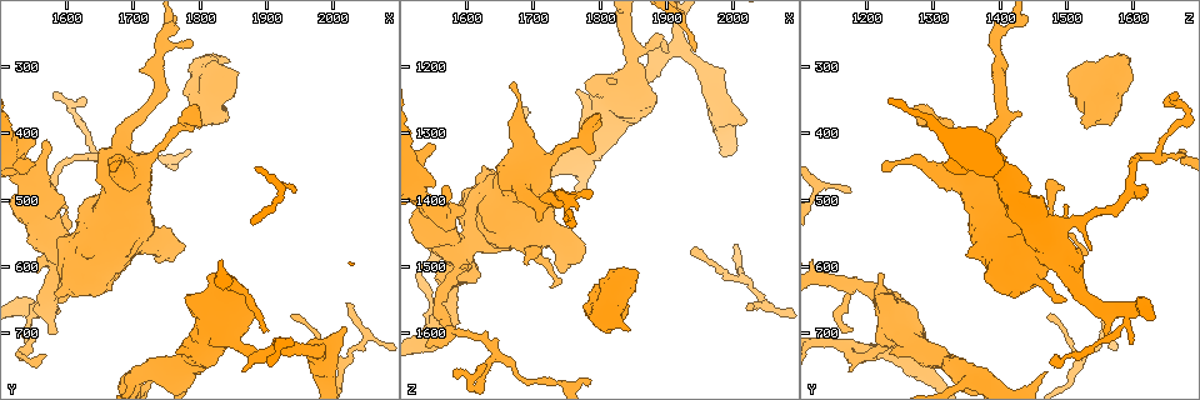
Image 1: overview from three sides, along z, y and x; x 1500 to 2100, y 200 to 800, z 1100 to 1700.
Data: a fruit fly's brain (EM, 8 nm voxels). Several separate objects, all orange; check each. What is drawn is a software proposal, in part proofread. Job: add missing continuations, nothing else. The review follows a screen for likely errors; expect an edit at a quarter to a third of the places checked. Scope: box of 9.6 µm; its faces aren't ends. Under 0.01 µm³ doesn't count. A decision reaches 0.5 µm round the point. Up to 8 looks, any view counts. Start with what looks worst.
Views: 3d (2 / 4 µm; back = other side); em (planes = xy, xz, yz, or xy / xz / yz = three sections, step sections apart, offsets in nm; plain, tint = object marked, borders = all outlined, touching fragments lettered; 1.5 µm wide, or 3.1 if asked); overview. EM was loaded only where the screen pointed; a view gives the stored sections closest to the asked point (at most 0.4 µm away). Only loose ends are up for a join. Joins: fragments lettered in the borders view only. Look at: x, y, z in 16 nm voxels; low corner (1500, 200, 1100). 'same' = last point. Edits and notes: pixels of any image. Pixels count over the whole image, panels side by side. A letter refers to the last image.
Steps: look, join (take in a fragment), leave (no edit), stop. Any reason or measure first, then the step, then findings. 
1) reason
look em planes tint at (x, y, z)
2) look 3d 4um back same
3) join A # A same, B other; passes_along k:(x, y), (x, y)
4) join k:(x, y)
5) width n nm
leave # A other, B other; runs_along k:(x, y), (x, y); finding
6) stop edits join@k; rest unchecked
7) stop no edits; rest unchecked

thick end
look 3d 2um back at (1845, 290, 1595)

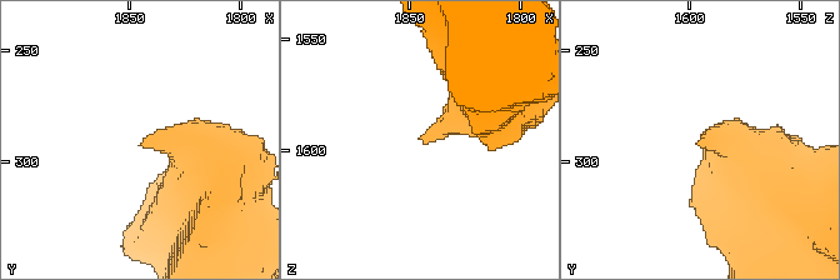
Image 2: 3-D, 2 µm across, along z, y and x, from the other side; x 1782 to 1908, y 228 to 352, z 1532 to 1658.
look em planes tint at (1843, 290, 1597)

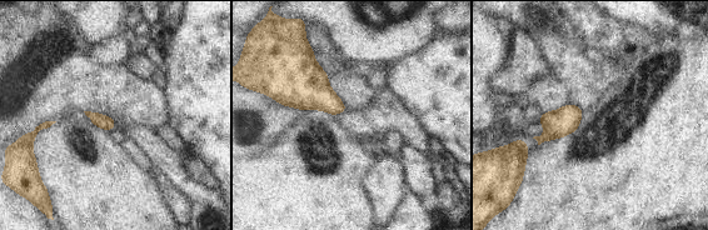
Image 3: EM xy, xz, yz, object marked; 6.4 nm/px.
look em planes borders same

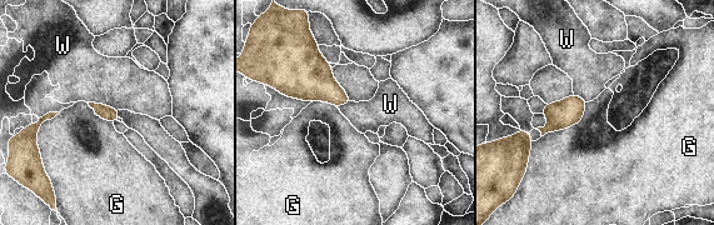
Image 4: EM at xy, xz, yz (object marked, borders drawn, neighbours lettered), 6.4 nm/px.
longest_contact G 360 nm
leave # G other, W other; border 4:(88, 101), (105, 104), (116, 110); none of them fits

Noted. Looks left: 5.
free end
look em planes borders at (1575, 415, 1375)

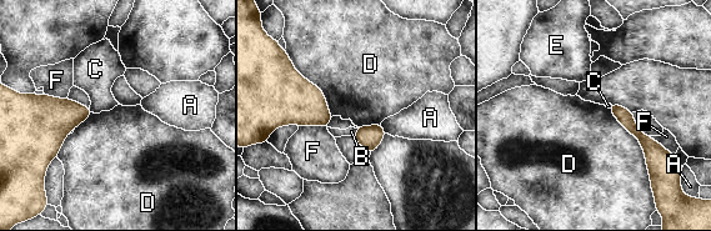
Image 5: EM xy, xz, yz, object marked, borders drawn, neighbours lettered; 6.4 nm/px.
leave # A other, B other, C other, D other, E other, F other; runs_along 5:(612, 106), (649, 145), (649, 157); no lettered fragment goes on from it

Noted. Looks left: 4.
tapers out
look em planes plain at (2020, 660, 1565)

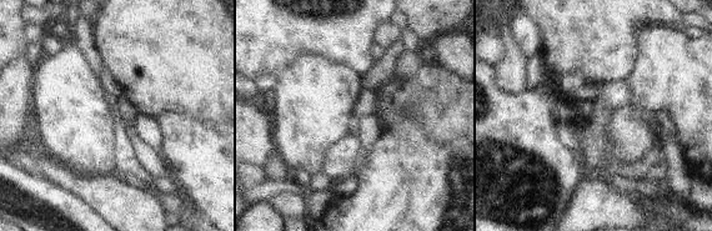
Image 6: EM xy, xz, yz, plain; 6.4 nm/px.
see the neighbours
look em planes borders same

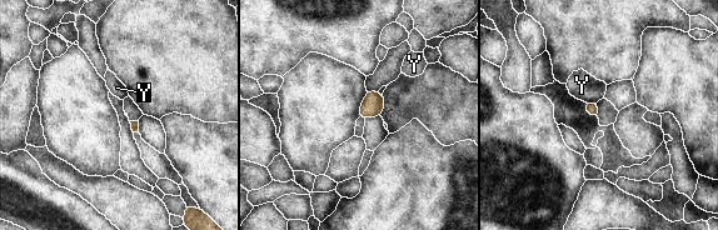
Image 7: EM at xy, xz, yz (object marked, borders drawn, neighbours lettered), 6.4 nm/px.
leave # Y other; border 7:(586, 101), (596, 103); none of them fits

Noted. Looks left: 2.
stop no edits; rest unchecked

